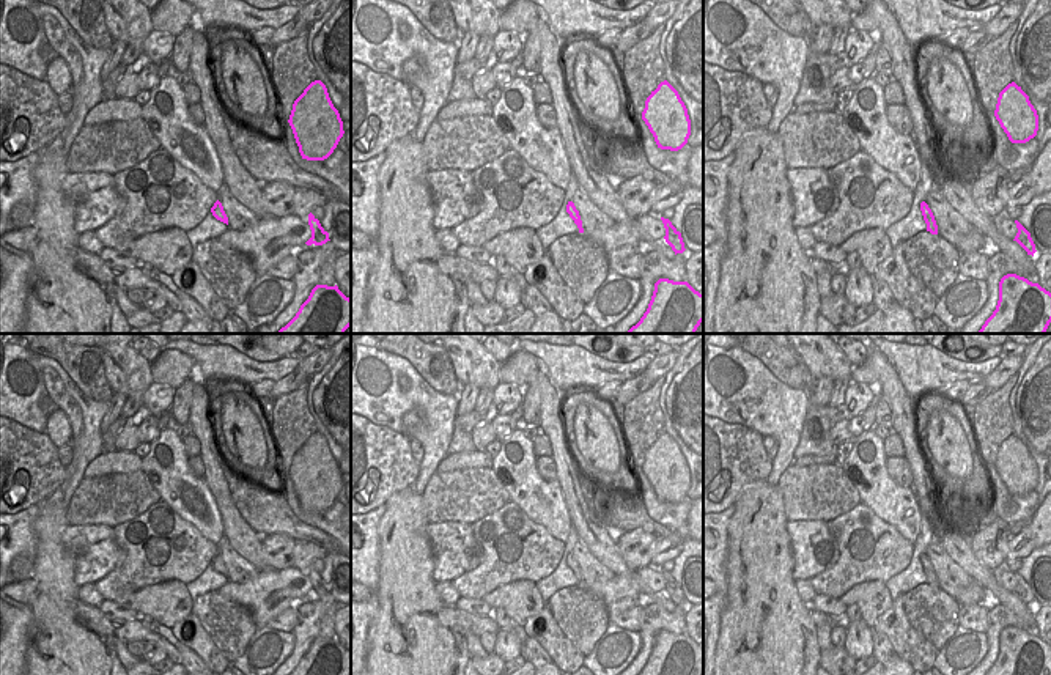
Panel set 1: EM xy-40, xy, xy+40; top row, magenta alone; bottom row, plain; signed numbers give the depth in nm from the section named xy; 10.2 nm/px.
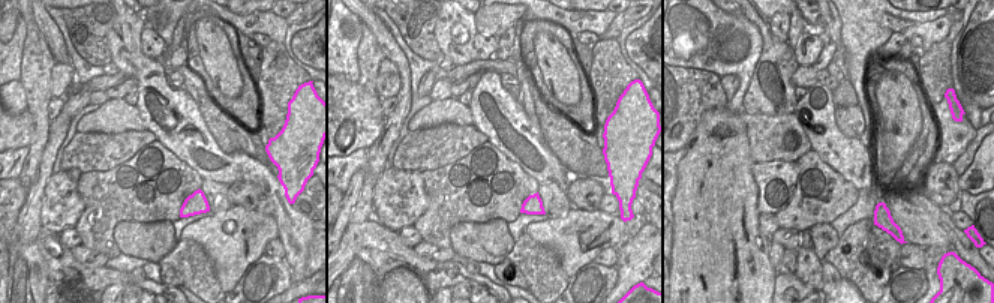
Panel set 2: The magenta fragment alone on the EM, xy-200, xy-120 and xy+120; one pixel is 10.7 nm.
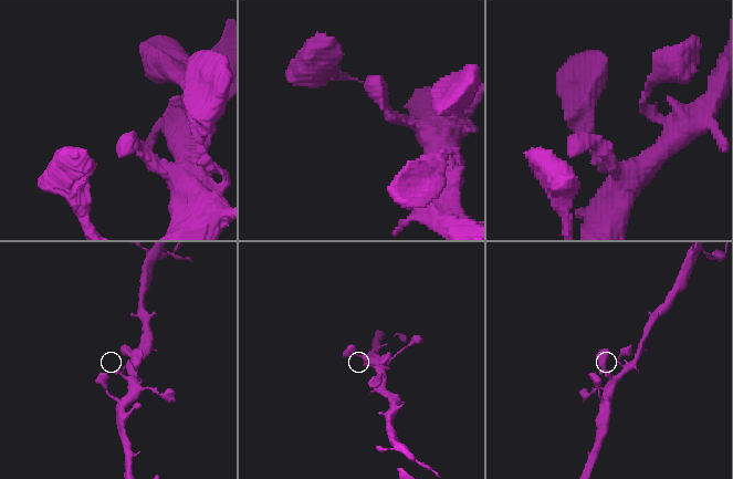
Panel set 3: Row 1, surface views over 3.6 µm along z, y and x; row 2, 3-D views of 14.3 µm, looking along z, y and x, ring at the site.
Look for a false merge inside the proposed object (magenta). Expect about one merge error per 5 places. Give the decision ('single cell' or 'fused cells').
single cell

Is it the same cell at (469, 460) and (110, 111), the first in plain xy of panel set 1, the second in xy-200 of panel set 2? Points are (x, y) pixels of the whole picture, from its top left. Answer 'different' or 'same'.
same

